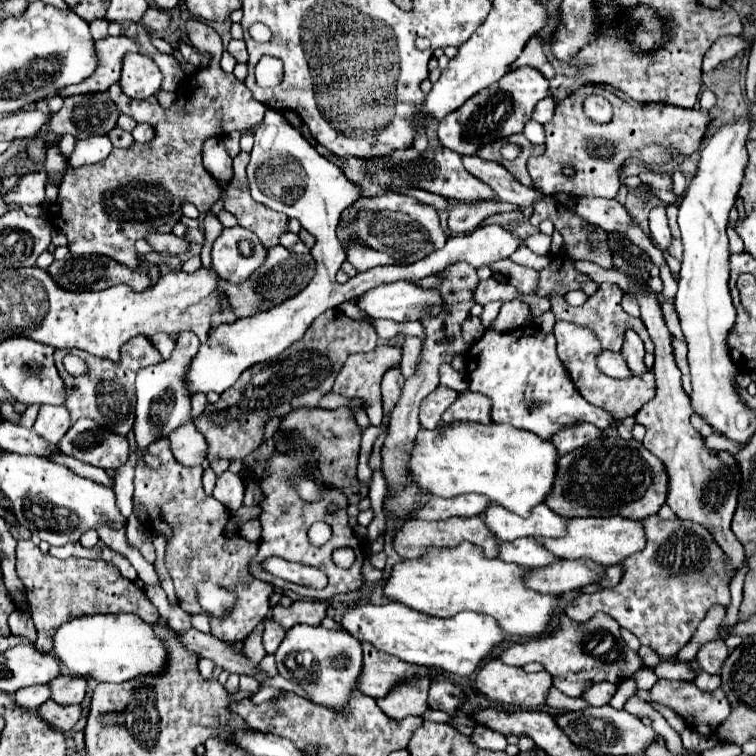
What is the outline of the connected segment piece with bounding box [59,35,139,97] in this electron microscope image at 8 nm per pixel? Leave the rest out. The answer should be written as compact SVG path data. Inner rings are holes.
M105 37L95 41L95 55L99 57L99 67L95 69L93 75L89 75L83 83L65 87L63 91L59 91L61 97L69 97L69 95L79 95L79 93L93 93L93 91L107 91L111 83L119 81L119 73L121 73L121 59L127 51L139 51L139 45L125 37Z

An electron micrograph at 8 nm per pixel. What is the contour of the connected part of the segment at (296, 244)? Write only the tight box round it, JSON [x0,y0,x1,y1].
[279,233,309,255]

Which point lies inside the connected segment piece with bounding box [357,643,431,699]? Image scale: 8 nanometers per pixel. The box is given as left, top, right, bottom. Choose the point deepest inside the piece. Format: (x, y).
(382, 673)

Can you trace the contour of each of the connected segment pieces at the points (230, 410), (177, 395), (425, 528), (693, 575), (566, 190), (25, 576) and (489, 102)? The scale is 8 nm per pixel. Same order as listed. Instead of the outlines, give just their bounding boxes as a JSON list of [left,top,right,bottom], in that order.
[[195,309,377,461],[135,331,199,449],[393,517,497,559],[565,515,733,661],[527,87,709,199],[17,539,159,653],[439,67,549,155]]

